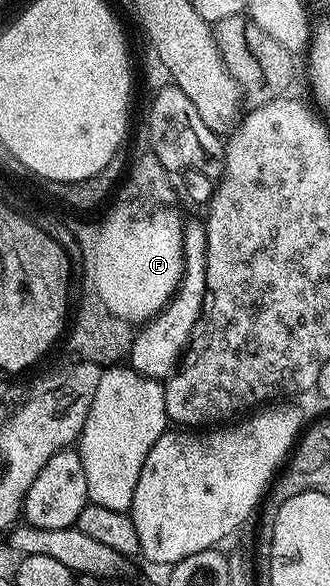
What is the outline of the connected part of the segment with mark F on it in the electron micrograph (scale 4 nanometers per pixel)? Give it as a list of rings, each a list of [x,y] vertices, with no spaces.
[[[145,151],[128,168],[120,186],[120,193],[109,213],[101,221],[83,223],[75,231],[77,245],[87,245],[79,253],[81,263],[89,263],[91,277],[103,293],[107,305],[123,317],[142,317],[149,321],[174,296],[183,279],[183,226],[184,220],[175,207],[175,191],[170,172],[155,153]]]

